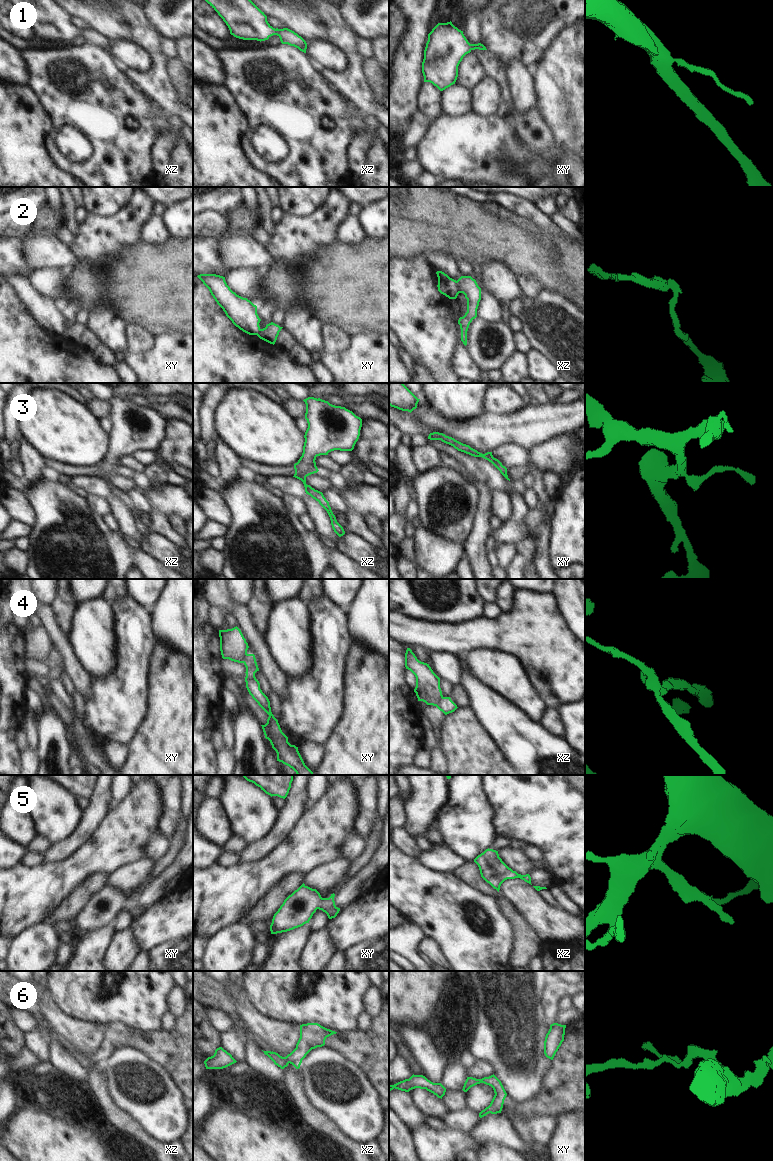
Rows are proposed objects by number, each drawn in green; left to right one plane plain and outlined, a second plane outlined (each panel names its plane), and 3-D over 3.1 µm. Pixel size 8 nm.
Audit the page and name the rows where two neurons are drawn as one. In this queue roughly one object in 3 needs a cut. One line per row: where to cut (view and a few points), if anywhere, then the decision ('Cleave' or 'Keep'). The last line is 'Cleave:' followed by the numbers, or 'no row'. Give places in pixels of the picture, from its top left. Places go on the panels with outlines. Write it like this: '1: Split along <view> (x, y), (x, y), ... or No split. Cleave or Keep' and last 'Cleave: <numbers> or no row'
1: No split. Keep
2: Split along xz (455, 281), (459, 292). Cleave
3: No split. Keep
4: Split along xz (442, 696), (435, 705). Cleave
5: No split. Keep
6: No split. Keep
Cleave: 2, 4.

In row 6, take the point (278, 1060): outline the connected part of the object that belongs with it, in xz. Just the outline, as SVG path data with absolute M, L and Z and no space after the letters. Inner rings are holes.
M318 1023L302 1024L300 1025L300 1038L296 1048L286 1057L282 1057L273 1051L262 1051L281 1069L287 1067L289 1063L299 1069L302 1060L312 1049L324 1046L326 1038L336 1033Z

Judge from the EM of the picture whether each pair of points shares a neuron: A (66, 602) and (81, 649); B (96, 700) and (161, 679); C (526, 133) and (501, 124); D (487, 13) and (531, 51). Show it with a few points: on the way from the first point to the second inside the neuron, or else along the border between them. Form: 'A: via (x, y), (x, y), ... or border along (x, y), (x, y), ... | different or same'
A: border along (77, 602), (70, 618), (70, 626), (66, 636) | different
B: border along (148, 661), (146, 708) | different
C: border along (510, 120), (515, 131) | different
D: via (498, 23), (505, 30), (511, 31), (520, 40) | same

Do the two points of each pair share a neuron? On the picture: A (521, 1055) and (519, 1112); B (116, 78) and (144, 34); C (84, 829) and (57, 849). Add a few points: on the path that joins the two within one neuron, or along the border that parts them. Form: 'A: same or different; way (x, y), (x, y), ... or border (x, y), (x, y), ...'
A: different; border (539, 1090), (532, 1098), (515, 1103)
B: different; border (121, 68), (122, 72), (136, 85)
C: same; way (77, 836), (64, 848)

